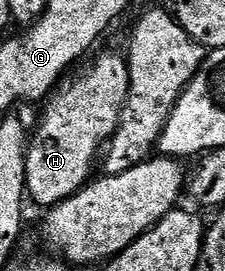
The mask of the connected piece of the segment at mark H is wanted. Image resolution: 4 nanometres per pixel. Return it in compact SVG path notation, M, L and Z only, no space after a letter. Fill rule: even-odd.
M102 52L79 76L72 76L67 88L59 87L45 101L46 109L38 120L38 129L35 132L33 129L28 140L26 194L42 210L72 198L90 183L100 153L118 129L118 119L130 93L130 67L123 53Z

